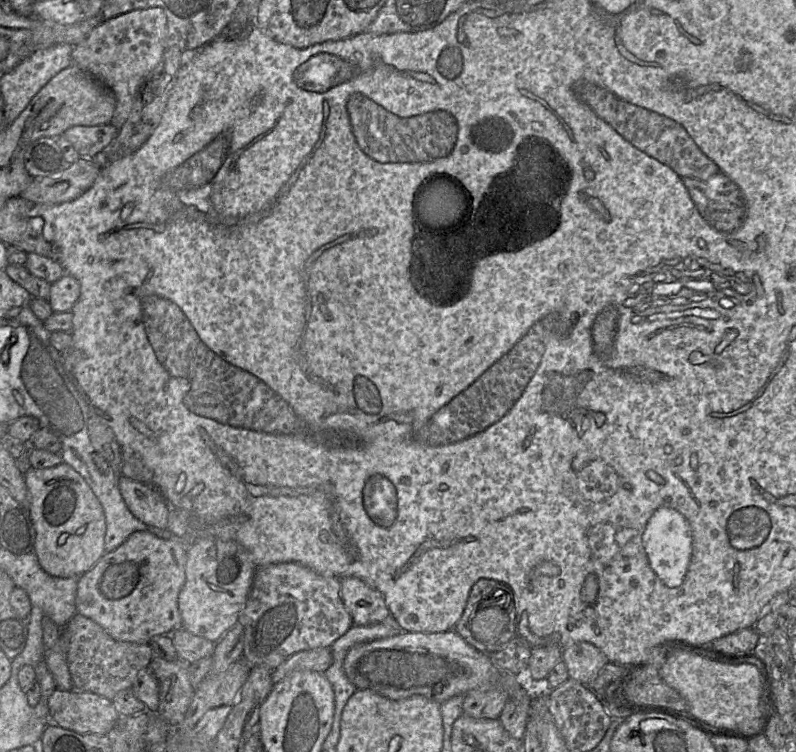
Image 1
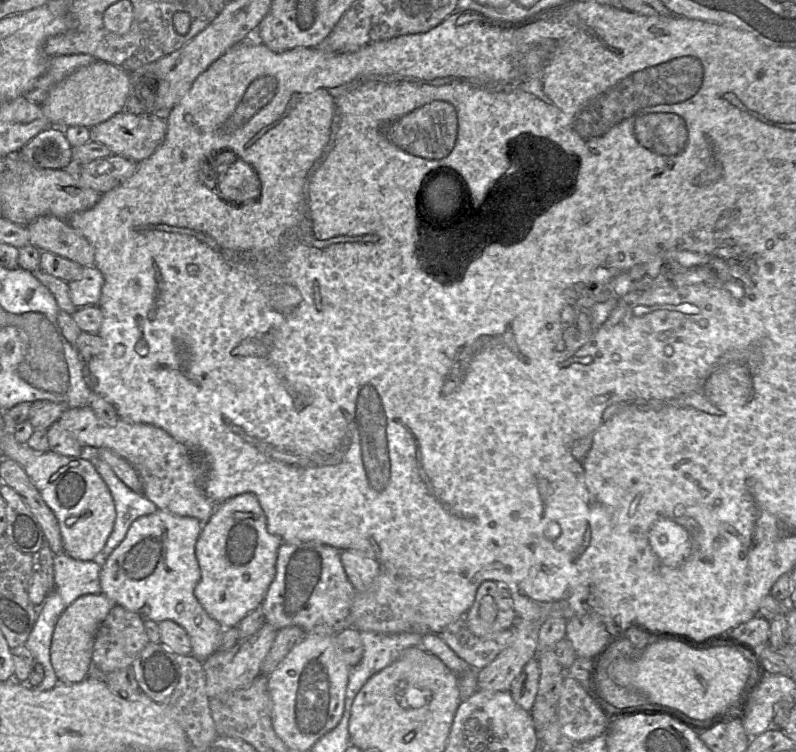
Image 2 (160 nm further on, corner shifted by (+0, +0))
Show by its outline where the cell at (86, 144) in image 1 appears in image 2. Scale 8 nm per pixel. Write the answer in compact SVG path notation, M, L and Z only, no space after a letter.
M121 111L102 123L91 127L90 140L104 144L112 154L139 163L149 158L163 142L167 131L166 113L135 115Z

